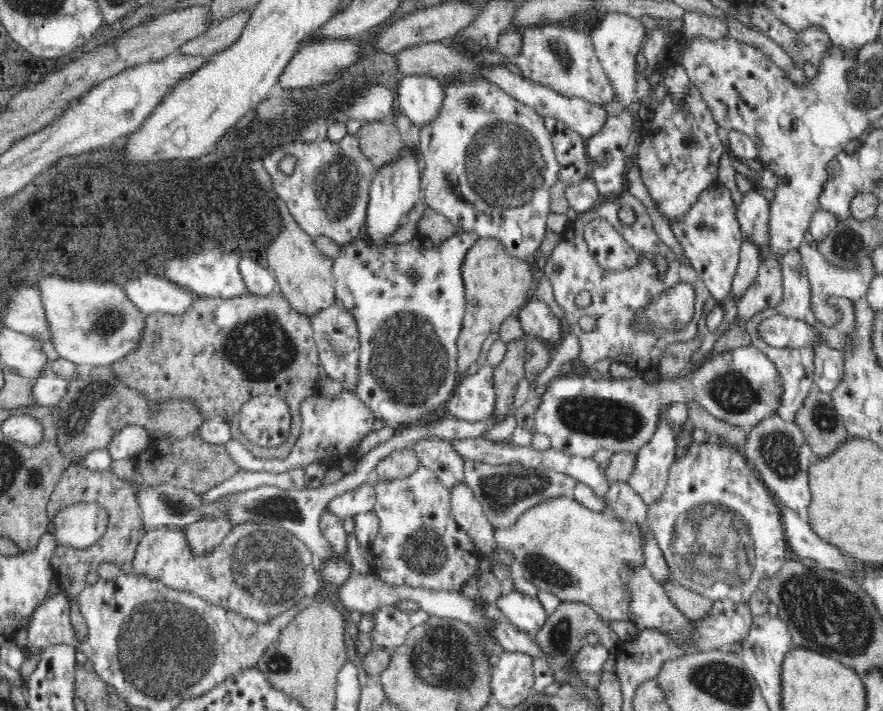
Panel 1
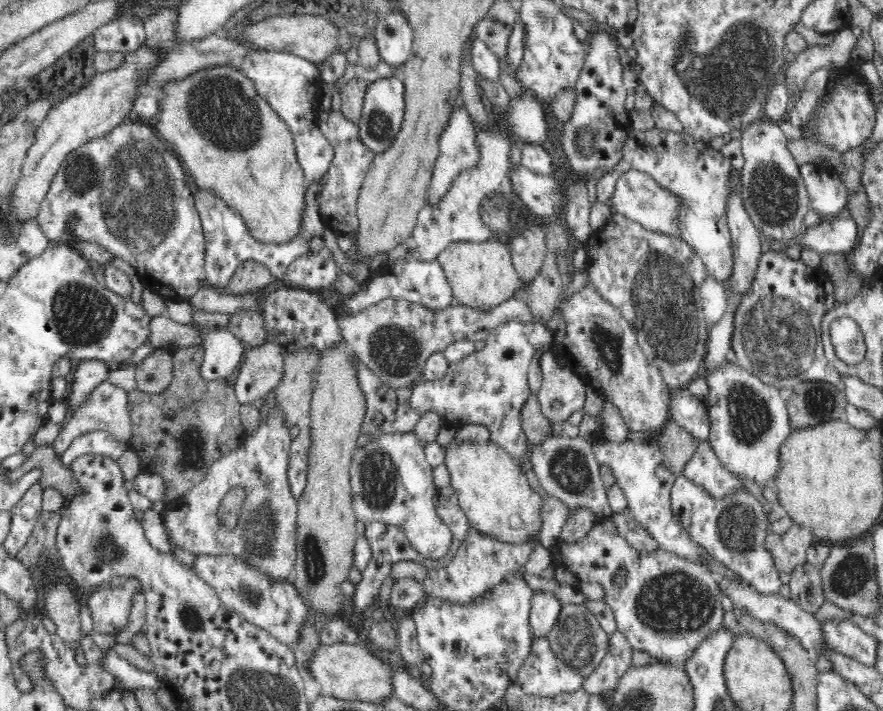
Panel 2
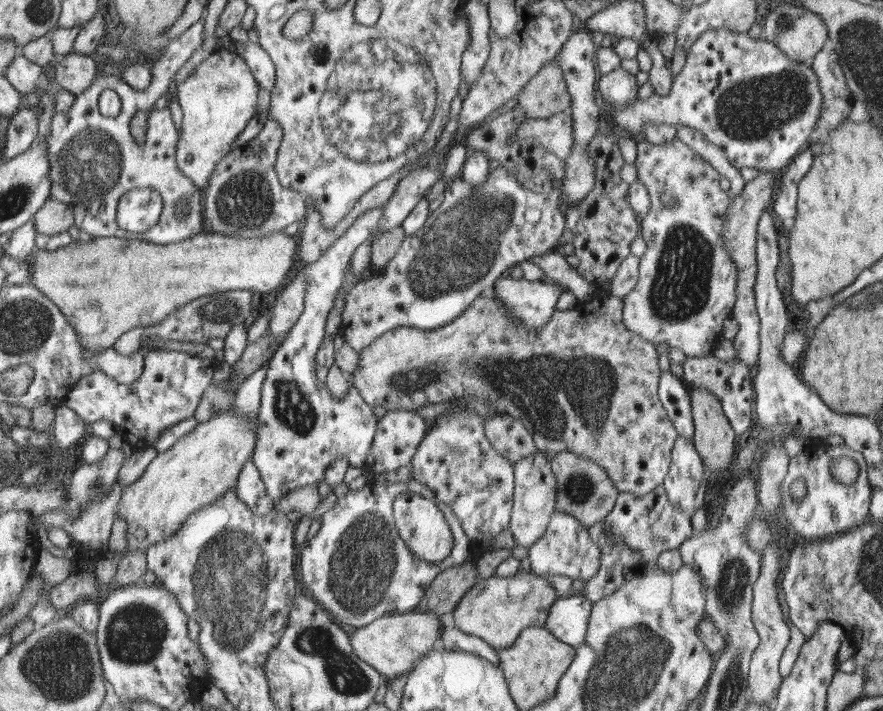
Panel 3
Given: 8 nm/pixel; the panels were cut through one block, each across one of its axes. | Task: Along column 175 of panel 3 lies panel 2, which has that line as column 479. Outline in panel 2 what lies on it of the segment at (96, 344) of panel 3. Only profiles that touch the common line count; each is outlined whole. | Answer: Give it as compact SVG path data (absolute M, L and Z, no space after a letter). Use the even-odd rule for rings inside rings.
M500 240L486 243L453 243L440 252L437 261L447 277L454 301L476 311L488 311L517 295L520 278L511 258L509 246Z

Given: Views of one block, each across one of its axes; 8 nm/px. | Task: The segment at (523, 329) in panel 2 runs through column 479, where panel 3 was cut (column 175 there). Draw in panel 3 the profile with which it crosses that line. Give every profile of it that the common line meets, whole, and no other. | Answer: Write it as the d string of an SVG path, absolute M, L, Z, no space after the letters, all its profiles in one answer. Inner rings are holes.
M150 350L144 356L144 370L139 380L133 384L119 384L110 379L102 370L92 370L91 374L84 376L80 384L75 385L64 400L68 408L79 414L85 423L98 420L113 422L114 430L122 436L124 442L140 448L153 448L160 433L194 416L195 410L204 395L212 385L214 372L220 362L208 352L190 355L176 350Z

